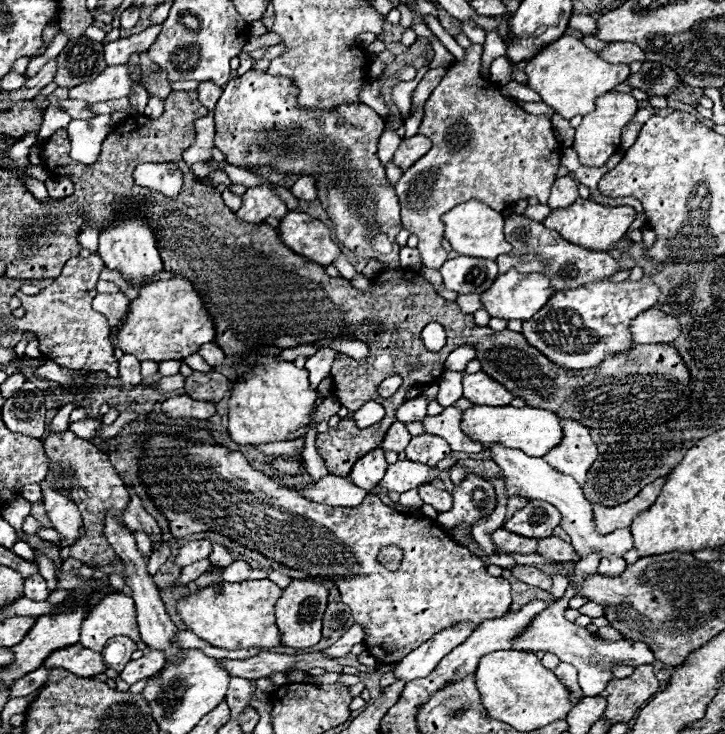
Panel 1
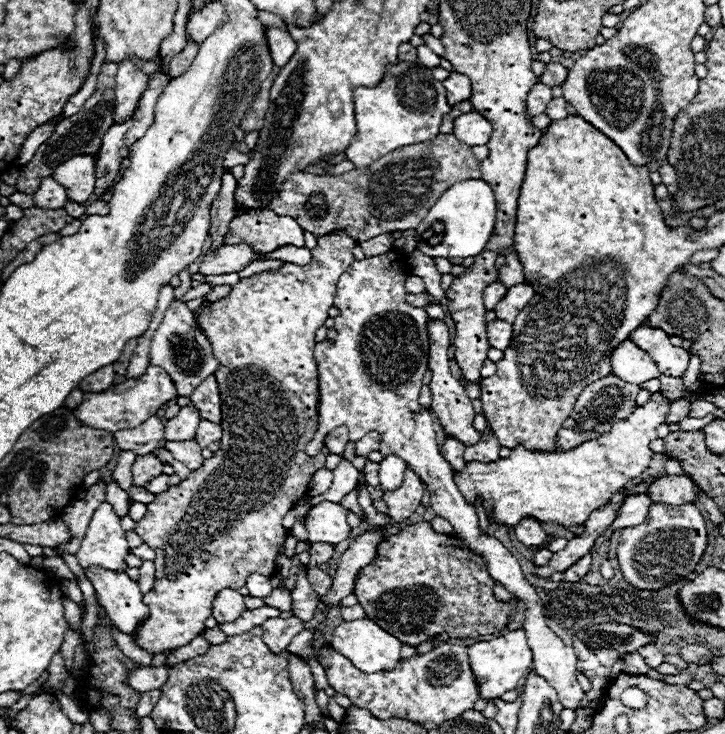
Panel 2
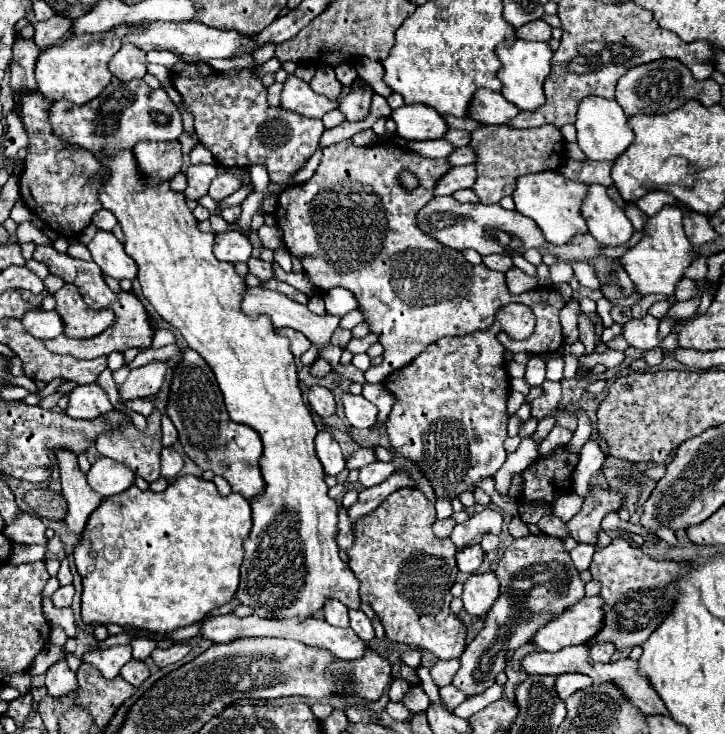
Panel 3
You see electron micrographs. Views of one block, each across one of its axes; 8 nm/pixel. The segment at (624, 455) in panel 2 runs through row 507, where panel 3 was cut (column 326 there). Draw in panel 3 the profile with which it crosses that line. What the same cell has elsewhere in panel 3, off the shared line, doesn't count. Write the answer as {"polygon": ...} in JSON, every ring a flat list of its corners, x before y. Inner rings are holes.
{"polygon":[[120,152,120,156,100,162,112,172,110,180,100,188,100,202,118,218,124,230,124,248,126,254,138,264,142,294,166,322,180,330,188,346,208,362,224,394,230,418,238,424,254,428,264,442,264,452,260,458,264,490,250,500,254,526,252,534,244,542,246,554,240,568,240,586,236,598,250,606,254,616,260,618,298,618,304,622,320,612,330,598,340,600,350,610,360,610,360,580,340,558,340,548,336,542,338,504,328,496,328,486,324,482,326,474,314,452,314,438,318,430,310,410,302,400,296,364,288,340,274,332,268,316,252,320,242,314,240,300,246,284,234,272,234,264,214,258,214,234,204,234,196,228,196,218,188,210,182,192,172,192,168,182,158,186,142,184,132,152]]}

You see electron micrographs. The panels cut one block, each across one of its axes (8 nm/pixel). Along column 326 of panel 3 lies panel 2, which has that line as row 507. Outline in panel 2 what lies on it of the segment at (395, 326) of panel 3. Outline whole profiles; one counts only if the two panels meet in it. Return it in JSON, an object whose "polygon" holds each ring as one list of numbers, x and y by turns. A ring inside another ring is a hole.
{"polygon":[[344,232,322,236,318,238,318,246,312,248,310,264,286,264,274,272,260,272,250,278,242,278,232,286,232,292,226,298,202,310,200,324,212,344,212,354,220,362,214,376,218,380,220,398,224,402,220,422,224,436,220,450,214,452,214,456,208,458,202,468,190,472,188,478,182,478,178,486,156,494,154,502,148,504,146,516,136,522,136,532,156,552,156,582,154,588,144,594,144,604,150,608,150,618,138,626,134,636,134,642,142,650,158,654,188,644,188,640,194,640,204,632,204,620,212,616,212,600,216,598,216,592,220,592,220,588,238,590,246,586,250,574,276,574,276,558,284,550,284,540,288,538,288,530,282,526,282,518,296,500,306,496,308,482,312,480,316,470,324,468,329,454,325,445,320,454,312,458,304,451,306,444,318,430,320,394,318,364,314,358,314,336,316,330,324,326,328,308,334,306,334,294,340,274,354,262,354,246,356,240,352,240],[204,550,210,554,206,562,200,558]]}

